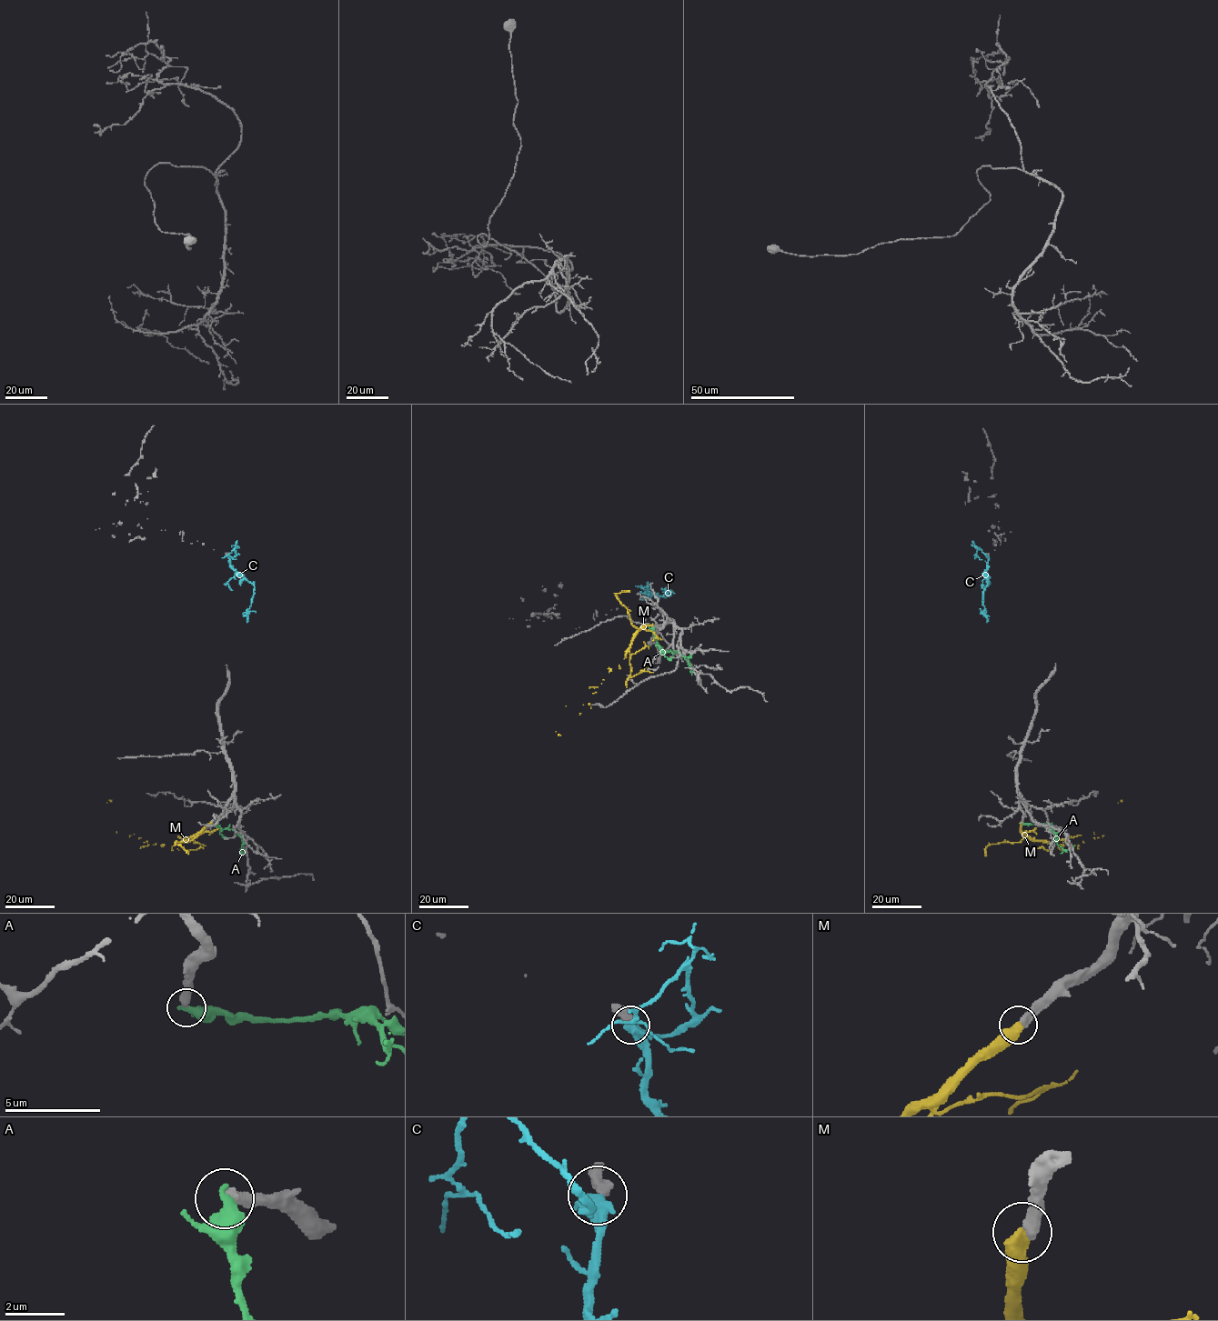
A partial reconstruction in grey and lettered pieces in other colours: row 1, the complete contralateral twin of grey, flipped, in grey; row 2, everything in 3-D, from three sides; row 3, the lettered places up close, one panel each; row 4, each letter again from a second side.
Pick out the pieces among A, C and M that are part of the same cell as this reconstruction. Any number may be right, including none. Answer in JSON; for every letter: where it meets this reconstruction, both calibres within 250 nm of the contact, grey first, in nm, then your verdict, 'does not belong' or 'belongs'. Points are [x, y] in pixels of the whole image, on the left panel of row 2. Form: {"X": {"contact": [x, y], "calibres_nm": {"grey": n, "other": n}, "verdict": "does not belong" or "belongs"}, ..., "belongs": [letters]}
{"A": {"contact": [211, 823], "calibres_nm": {"grey": 380, "other": 500}, "verdict": "does not belong"}, "C": {"contact": [227, 555], "calibres_nm": {"grey": 480, "other": 340}, "verdict": "does not belong"}, "M": {"contact": [211, 822], "calibres_nm": {"grey": 440, "other": 550}, "verdict": "belongs"}, "belongs": ["M"]}

